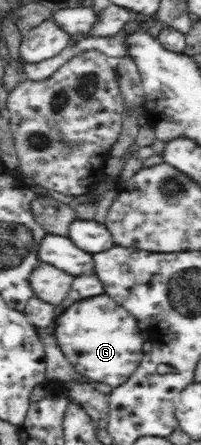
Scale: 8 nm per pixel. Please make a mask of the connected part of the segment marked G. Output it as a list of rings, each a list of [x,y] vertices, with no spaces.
[[[105,293],[73,303],[55,319],[54,337],[70,364],[85,377],[116,387],[124,384],[144,358],[145,340],[137,319]]]

